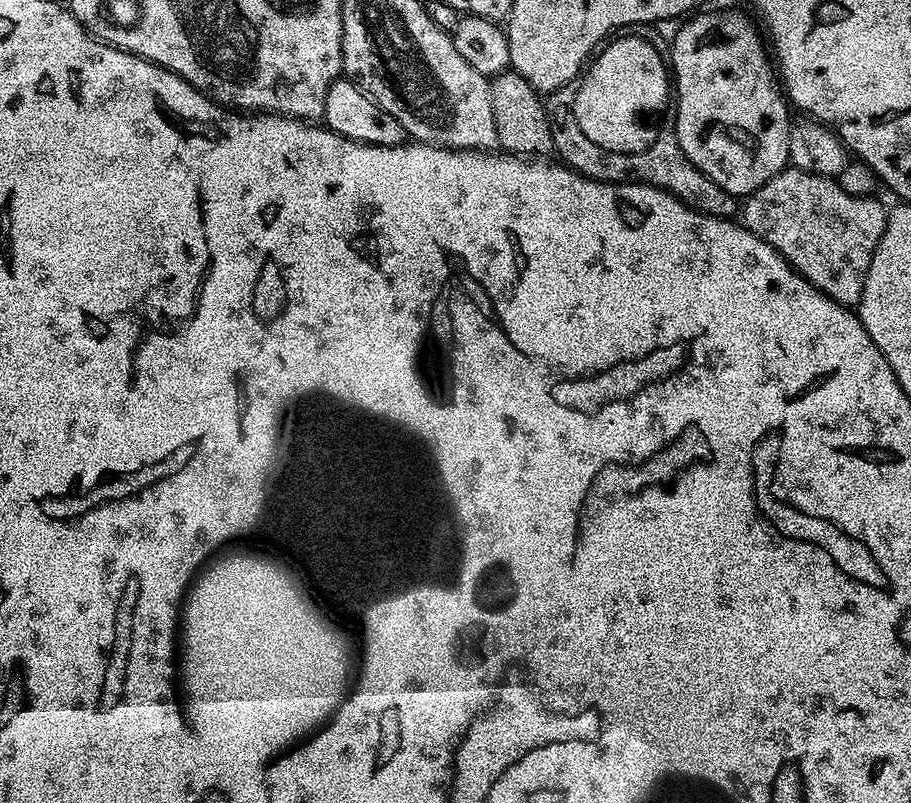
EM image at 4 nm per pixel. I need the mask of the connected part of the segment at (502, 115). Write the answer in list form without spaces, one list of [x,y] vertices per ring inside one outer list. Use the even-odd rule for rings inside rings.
[[[505,70],[491,77],[490,102],[494,106],[494,126],[499,147],[505,153],[525,158],[544,158],[553,151],[548,109],[541,93],[517,72]]]

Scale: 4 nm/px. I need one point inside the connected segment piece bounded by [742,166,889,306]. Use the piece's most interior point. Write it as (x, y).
(827, 236)

